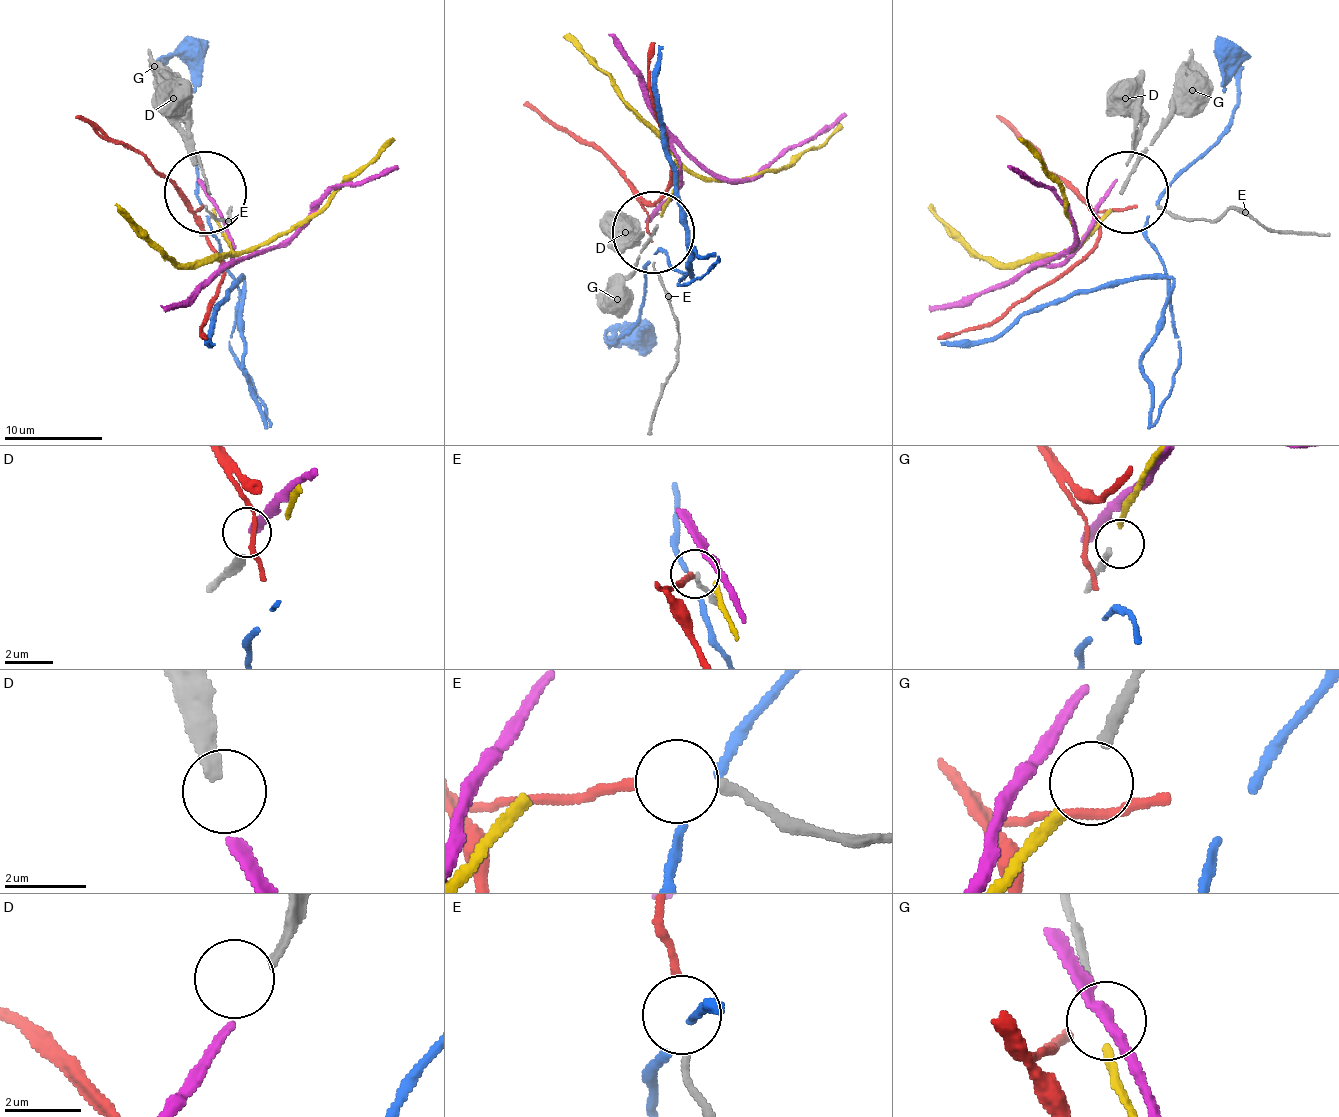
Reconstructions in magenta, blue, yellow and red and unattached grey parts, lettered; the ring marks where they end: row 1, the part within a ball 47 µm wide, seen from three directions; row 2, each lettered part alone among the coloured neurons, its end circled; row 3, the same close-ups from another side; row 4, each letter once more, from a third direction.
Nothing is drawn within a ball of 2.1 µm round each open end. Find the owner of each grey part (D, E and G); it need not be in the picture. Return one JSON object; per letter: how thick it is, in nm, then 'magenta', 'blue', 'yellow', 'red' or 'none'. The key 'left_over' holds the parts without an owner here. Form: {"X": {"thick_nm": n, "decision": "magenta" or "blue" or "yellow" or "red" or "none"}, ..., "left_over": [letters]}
{"D": {"thick_nm": 280, "decision": "magenta"}, "E": {"thick_nm": 200, "decision": "red"}, "G": {"thick_nm": 240, "decision": "yellow"}, "left_over": []}

